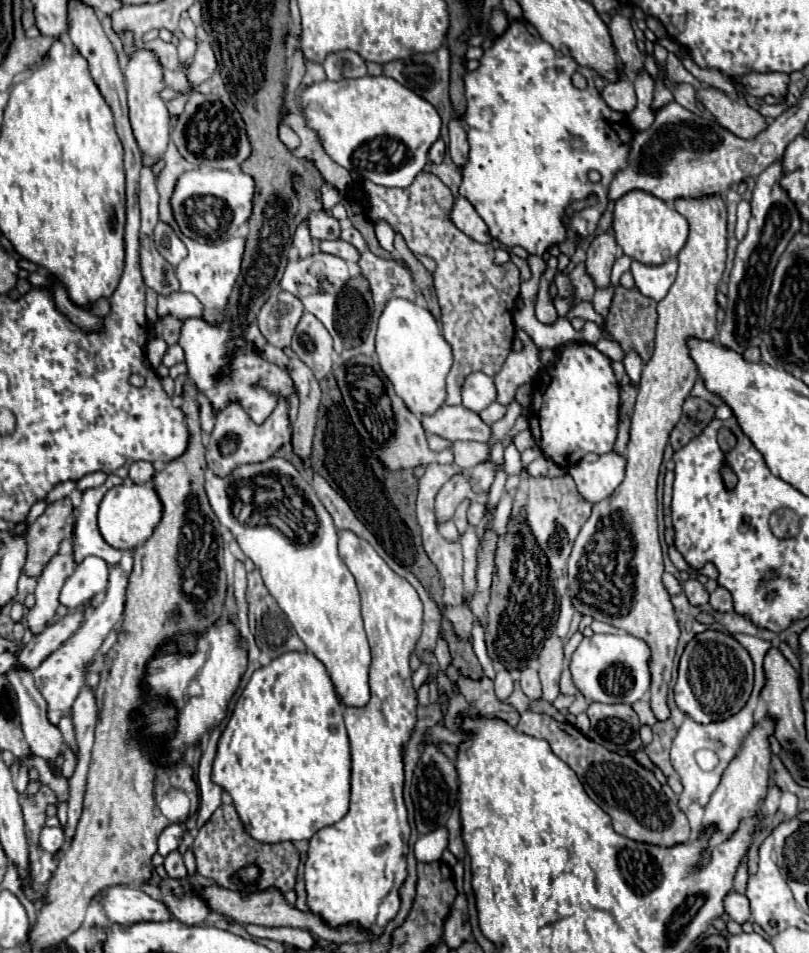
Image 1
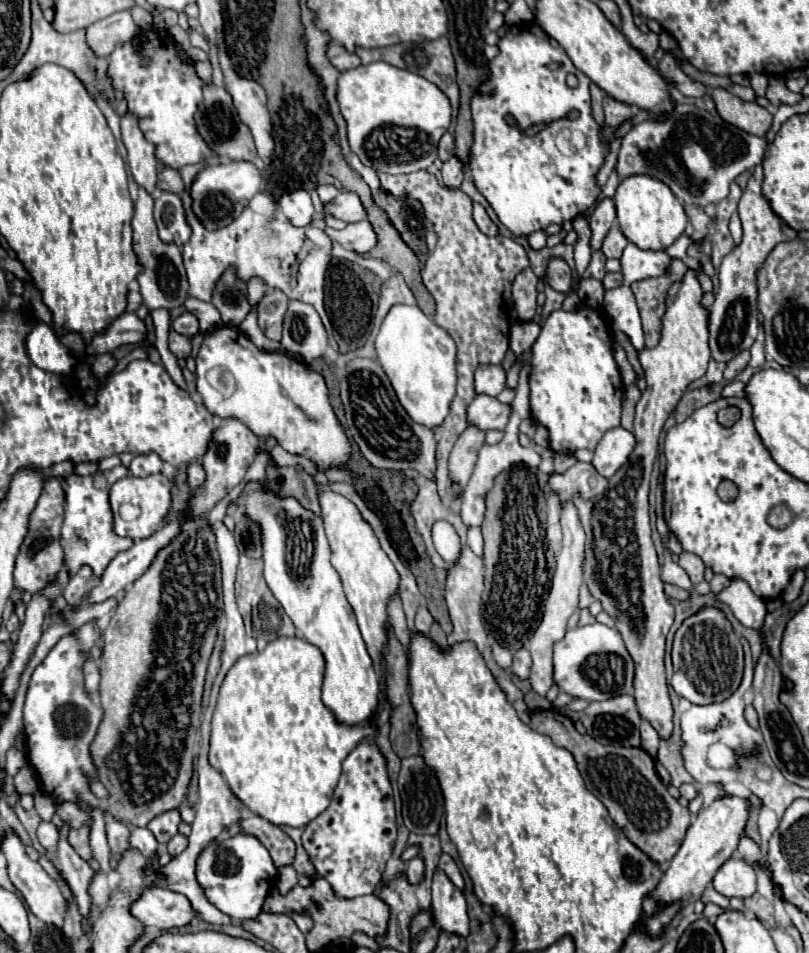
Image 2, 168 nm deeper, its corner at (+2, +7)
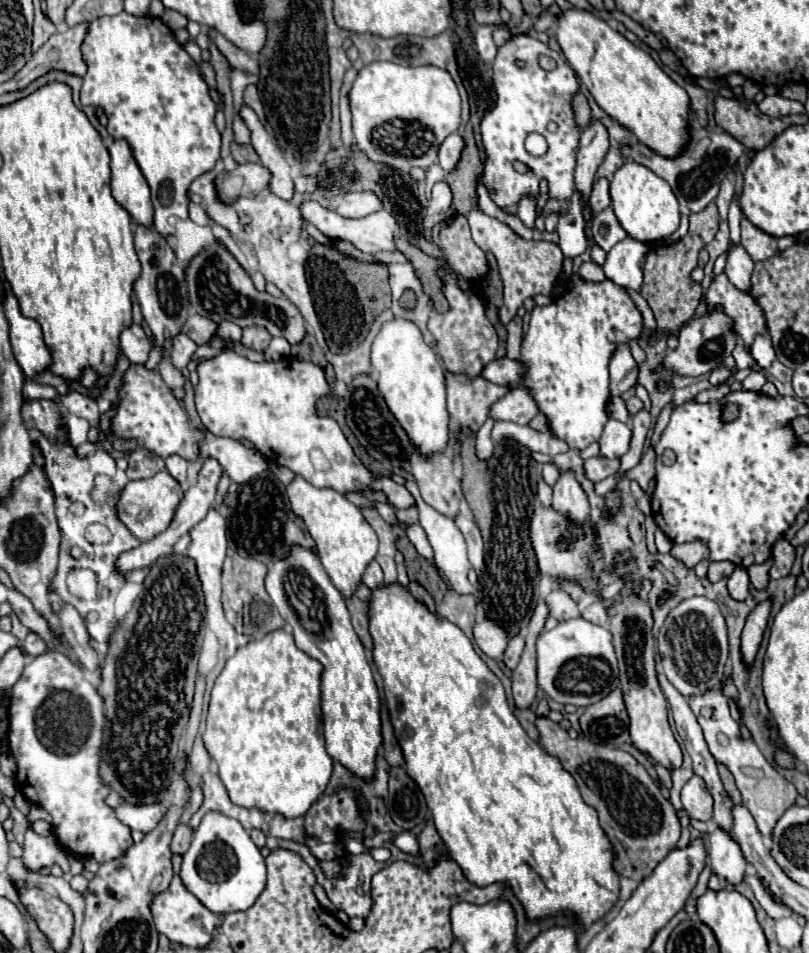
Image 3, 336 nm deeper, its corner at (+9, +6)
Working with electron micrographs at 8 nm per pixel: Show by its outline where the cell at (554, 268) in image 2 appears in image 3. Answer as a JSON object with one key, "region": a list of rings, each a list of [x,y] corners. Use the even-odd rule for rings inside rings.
{"region":[[[474,210],[468,214],[468,222],[470,222],[470,232],[472,232],[472,240],[476,242],[478,248],[488,250],[494,254],[496,262],[498,262],[498,274],[502,278],[504,284],[504,304],[498,310],[500,322],[508,324],[518,308],[522,306],[522,302],[530,296],[536,294],[550,294],[552,286],[562,270],[562,260],[564,254],[560,250],[558,244],[554,242],[544,242],[544,240],[524,240],[522,236],[518,236],[508,224],[484,214],[482,210]]]}

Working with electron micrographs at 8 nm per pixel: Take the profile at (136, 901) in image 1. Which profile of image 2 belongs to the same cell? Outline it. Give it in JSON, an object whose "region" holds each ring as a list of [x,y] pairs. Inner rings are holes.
{"region":[[[157,885],[145,889],[141,897],[131,903],[129,911],[143,925],[151,925],[161,931],[183,927],[195,919],[195,911],[191,909],[191,903],[185,895]]]}

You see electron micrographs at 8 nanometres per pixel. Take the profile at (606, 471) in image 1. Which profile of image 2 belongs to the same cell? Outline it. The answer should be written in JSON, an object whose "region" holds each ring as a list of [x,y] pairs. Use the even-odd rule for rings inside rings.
{"region":[[[615,427],[613,431],[607,431],[599,441],[591,465],[597,469],[599,475],[609,479],[629,459],[633,447],[635,447],[633,433],[623,427]]]}

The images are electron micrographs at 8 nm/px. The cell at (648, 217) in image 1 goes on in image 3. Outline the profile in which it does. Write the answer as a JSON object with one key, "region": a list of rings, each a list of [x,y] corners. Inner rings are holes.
{"region":[[[626,160],[614,174],[610,182],[610,196],[614,212],[622,224],[622,228],[628,232],[630,238],[640,242],[654,242],[670,236],[680,226],[680,210],[678,200],[672,192],[672,188],[662,180],[658,174],[654,174],[650,168]]]}

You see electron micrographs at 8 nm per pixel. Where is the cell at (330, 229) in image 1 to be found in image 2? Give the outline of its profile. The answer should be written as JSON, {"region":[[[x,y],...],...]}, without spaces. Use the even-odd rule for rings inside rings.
{"region":[[[339,193],[335,201],[323,205],[323,213],[341,219],[345,223],[357,223],[365,219],[365,209],[355,193]]]}

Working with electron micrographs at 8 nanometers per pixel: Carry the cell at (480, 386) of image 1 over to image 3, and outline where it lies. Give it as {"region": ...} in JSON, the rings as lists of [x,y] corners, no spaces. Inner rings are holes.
{"region":[[[508,356],[492,360],[480,376],[486,376],[486,380],[494,384],[518,384],[524,380],[526,366],[522,360],[512,360]]]}

